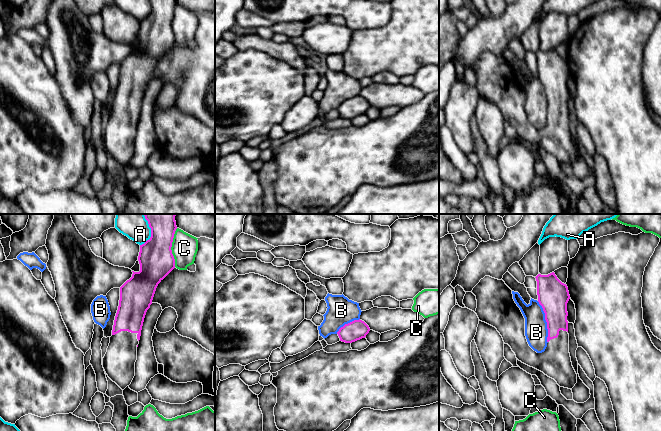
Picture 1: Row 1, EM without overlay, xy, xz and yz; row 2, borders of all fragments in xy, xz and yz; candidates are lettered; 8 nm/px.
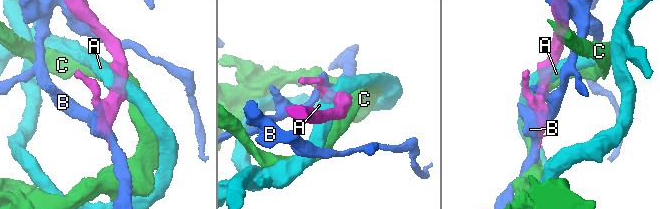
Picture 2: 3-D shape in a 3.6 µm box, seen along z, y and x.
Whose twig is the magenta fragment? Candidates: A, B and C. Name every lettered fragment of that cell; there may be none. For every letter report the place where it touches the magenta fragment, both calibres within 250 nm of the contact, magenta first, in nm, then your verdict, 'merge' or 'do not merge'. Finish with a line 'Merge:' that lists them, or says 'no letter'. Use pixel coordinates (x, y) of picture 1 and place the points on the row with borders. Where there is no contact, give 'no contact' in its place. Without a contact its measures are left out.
A: xy (151, 231) | 280/240 nm | do not merge
B: yz (546, 321) | 260/190 nm | do not merge
C: xy (171, 246) | 280/220 nm | do not merge
Merge: no letter

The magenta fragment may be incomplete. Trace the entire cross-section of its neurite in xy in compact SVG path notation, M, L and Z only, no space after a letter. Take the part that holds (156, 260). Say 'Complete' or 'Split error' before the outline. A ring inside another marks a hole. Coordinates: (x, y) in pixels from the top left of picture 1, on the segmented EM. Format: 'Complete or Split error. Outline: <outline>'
Split error. Outline: M144 214L151 228L151 237L140 245L138 261L140 271L133 272L132 277L120 287L120 300L115 316L112 336L103 358L103 368L108 377L122 390L129 386L135 376L135 362L137 360L137 345L147 310L158 284L175 268L172 254L172 242L177 229L176 214Z

